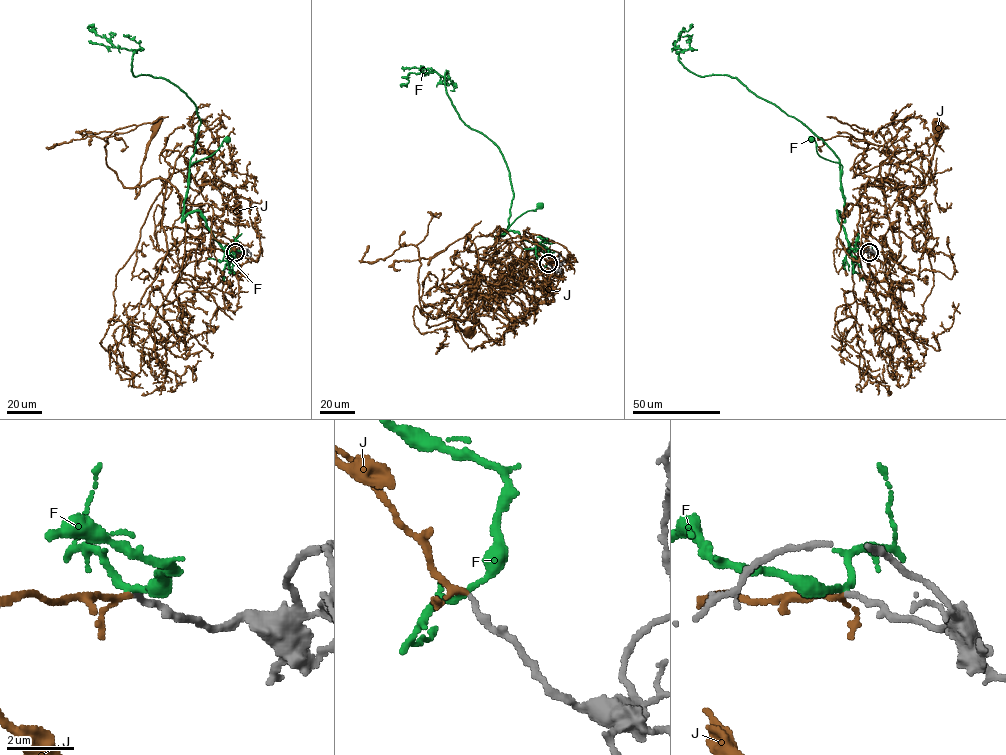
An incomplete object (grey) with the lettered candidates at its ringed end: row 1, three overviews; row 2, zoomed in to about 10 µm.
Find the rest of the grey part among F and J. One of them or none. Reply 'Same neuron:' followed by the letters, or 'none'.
Same neuron: J

